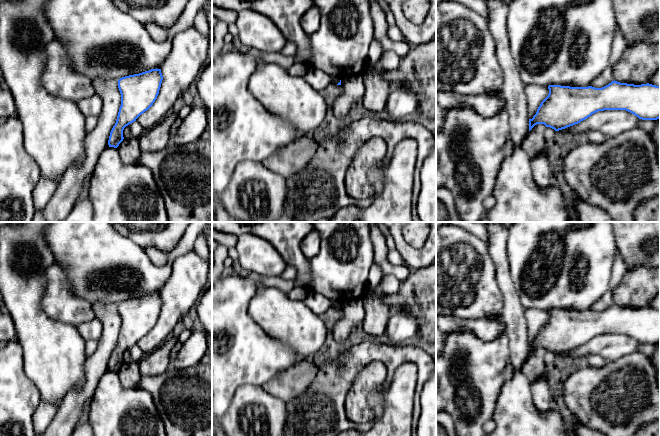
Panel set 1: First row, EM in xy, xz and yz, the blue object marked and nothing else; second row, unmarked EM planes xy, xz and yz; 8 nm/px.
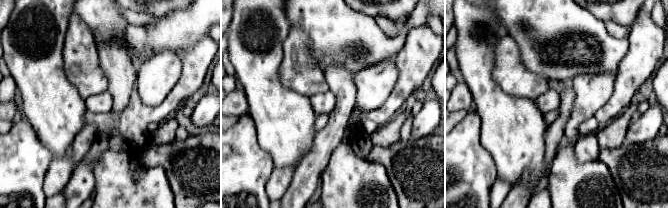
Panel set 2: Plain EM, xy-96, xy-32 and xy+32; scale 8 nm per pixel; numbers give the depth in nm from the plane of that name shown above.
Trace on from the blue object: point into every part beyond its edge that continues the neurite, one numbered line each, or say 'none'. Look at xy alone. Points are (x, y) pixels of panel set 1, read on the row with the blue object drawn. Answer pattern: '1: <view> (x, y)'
none

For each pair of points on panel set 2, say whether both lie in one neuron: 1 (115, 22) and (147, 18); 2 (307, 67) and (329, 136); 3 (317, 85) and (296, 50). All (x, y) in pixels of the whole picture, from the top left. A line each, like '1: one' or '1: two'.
1: two
2: two
3: one

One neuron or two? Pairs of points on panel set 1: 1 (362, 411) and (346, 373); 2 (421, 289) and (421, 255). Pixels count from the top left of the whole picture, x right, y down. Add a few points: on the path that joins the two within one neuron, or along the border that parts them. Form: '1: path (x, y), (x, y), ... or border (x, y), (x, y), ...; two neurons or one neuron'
1: border (365, 366), (353, 380), (346, 396), (345, 408); two neurons
2: border (425, 266), (411, 271); two neurons

